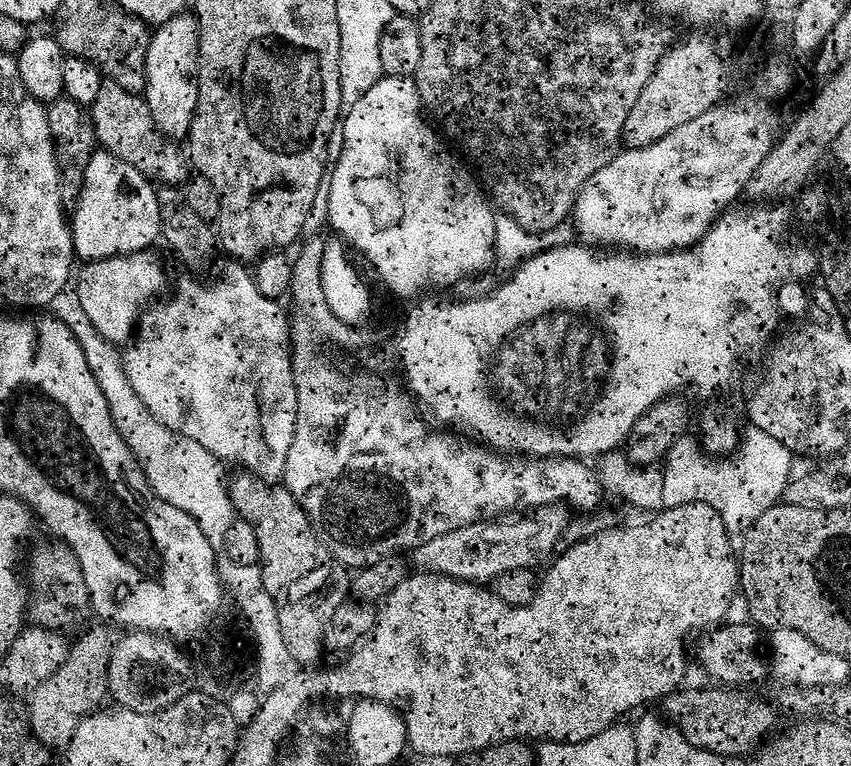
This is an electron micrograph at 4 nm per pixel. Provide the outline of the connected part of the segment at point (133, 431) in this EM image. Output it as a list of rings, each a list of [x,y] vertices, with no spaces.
[[[65,286],[54,294],[50,305],[50,314],[82,346],[82,354],[86,354],[86,366],[90,366],[90,374],[98,382],[102,390],[102,398],[106,398],[106,406],[110,406],[110,418],[122,434],[126,446],[134,454],[144,471],[144,477],[151,488],[158,493],[170,506],[178,506],[178,510],[186,510],[190,518],[198,522],[202,534],[206,534],[213,546],[220,546],[230,530],[234,513],[232,503],[228,497],[225,481],[220,481],[221,461],[217,460],[206,446],[198,446],[194,438],[184,436],[174,431],[170,426],[163,424],[156,415],[142,402],[136,393],[136,387],[124,373],[124,362],[117,345],[113,344],[90,322],[86,310],[82,310],[82,302],[78,298],[75,287]]]

